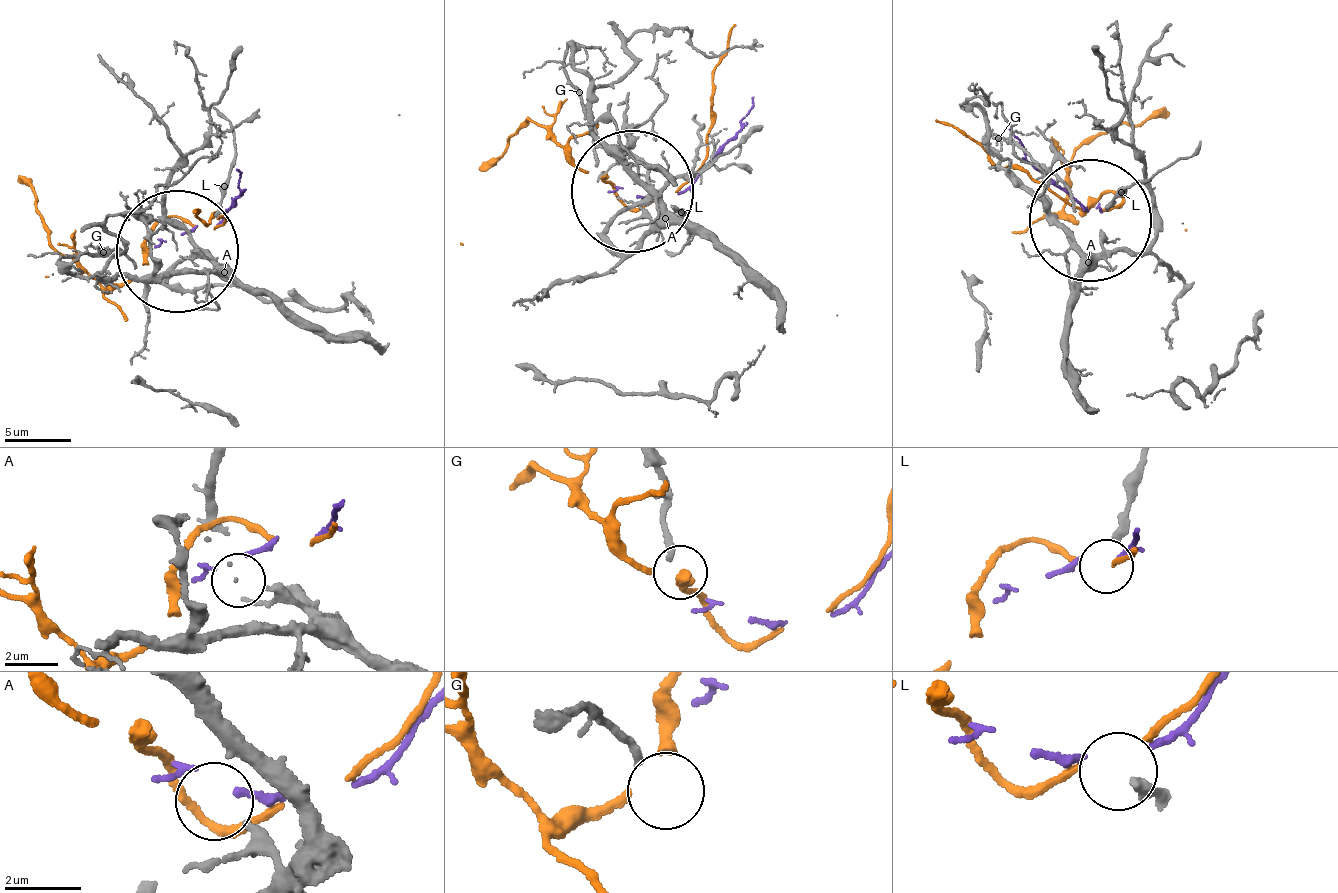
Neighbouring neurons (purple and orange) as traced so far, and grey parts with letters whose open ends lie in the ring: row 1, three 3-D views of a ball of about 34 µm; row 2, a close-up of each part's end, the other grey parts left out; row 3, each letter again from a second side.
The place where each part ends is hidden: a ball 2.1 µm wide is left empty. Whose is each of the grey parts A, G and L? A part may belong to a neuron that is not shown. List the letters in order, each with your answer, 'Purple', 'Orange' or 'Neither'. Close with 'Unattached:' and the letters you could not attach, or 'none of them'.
A: Purple
G: Neither
L: Orange
Unattached: G

